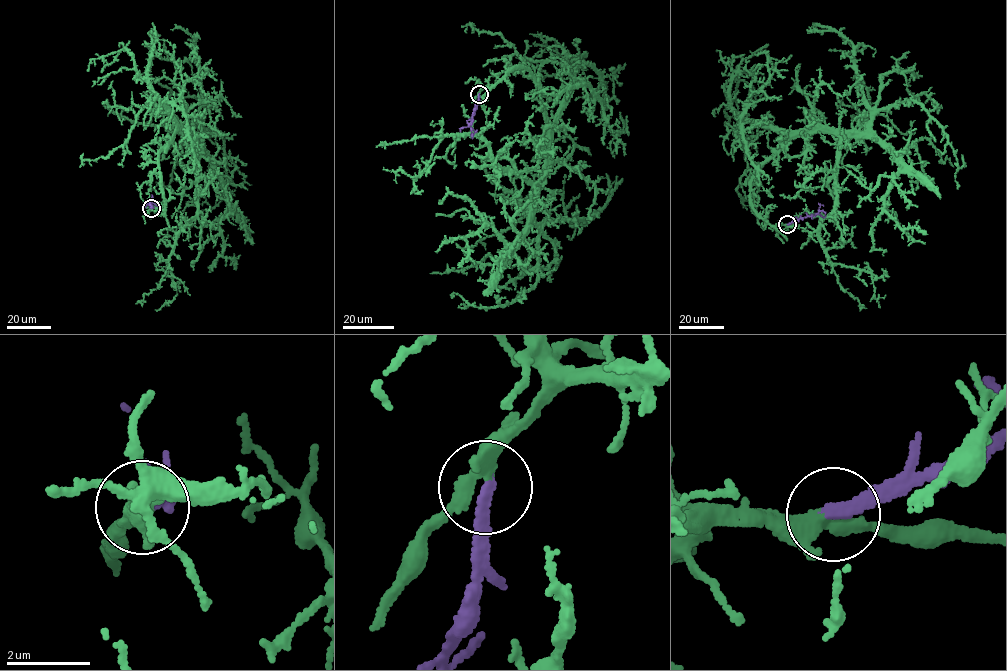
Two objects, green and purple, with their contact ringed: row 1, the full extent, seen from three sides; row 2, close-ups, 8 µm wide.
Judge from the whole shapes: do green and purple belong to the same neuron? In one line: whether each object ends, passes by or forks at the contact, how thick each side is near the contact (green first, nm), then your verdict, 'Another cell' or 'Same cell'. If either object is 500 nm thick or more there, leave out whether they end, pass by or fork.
At the ring green forks. At the ring purple ends. Thickness 280 nm (green) against 240 nm. Same cell

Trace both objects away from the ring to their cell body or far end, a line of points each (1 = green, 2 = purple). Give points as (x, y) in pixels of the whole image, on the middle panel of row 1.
1: (479, 94), (531, 73), (546, 129), (536, 185), (454, 133), (419, 175), (383, 167)
2: (479, 94), (470, 126), (472, 138)

